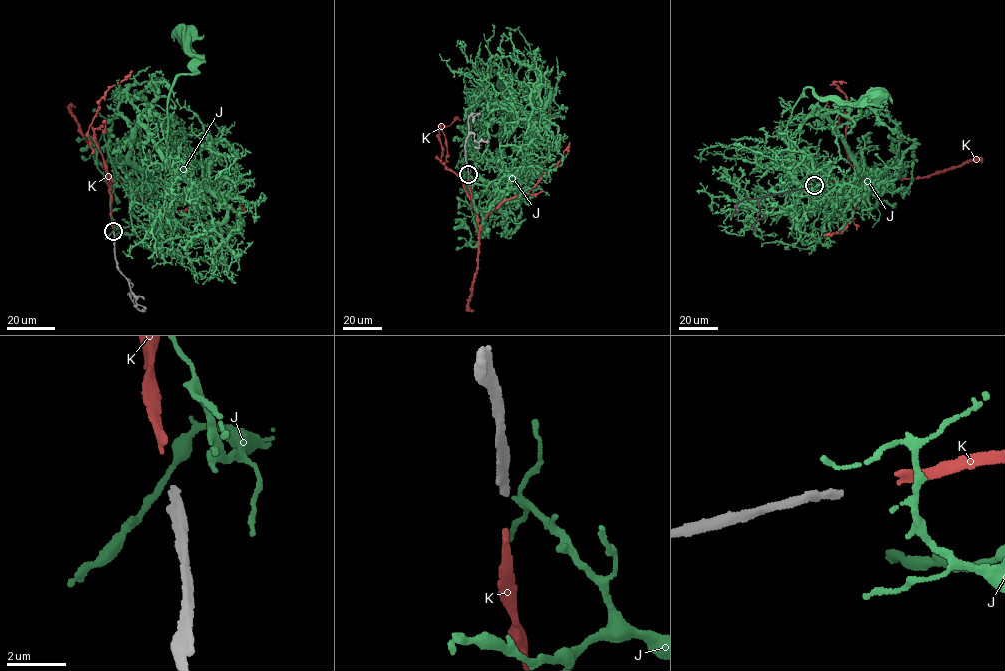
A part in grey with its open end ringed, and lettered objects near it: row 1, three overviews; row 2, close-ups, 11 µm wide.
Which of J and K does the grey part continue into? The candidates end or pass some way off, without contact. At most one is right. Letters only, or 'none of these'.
K

